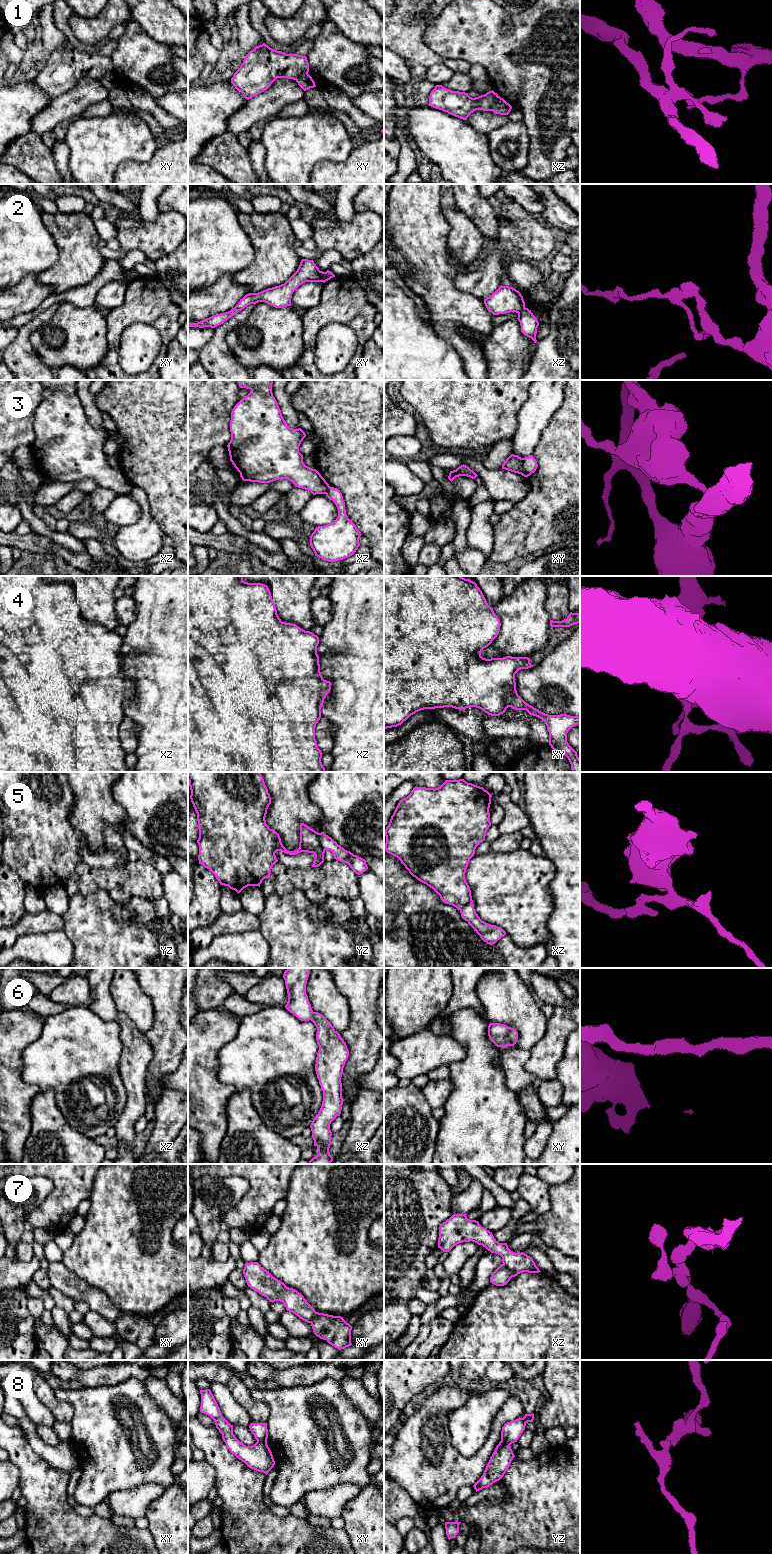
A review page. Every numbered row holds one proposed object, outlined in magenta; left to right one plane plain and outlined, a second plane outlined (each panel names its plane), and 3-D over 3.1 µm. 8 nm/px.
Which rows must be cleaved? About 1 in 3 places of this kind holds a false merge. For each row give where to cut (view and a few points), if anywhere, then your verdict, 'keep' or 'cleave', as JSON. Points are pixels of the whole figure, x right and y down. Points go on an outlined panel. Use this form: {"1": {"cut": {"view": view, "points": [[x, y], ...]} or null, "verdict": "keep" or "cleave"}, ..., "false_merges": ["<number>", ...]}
{"1": {"cut": {"view": "xz", "points": [[499, 96], [497, 106], [492, 110]]}, "verdict": "cleave"}, "2": {"cut": {"view": "xy", "points": [[324, 272], [325, 281]]}, "verdict": "cleave"}, "3": {"cut": {"view": "xy", "points": [[523, 458], [519, 473]]}, "verdict": "cleave"}, "4": {"cut": null, "verdict": "keep"}, "5": {"cut": {"view": "yz", "points": [[317, 833], [320, 845], [324, 850]]}, "verdict": "cleave"}, "6": {"cut": null, "verdict": "keep"}, "7": {"cut": {"view": "xz", "points": [[503, 1263], [512, 1276]]}, "verdict": "cleave"}, "8": {"cut": {"view": "xy", "points": [[257, 1440], [266, 1443]]}, "verdict": "cleave"}, "false_merges": ["1", "2", "3", "5", "7", "8"]}

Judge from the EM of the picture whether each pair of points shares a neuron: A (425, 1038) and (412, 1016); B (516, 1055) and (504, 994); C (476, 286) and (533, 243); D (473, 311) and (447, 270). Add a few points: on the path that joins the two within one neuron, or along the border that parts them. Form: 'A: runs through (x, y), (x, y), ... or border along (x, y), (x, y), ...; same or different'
A: border along (426, 1029), (399, 1039); different
B: border along (513, 1046), (529, 1051); different
C: runs through (490, 271), (495, 263), (515, 243), (518, 243); same
D: runs through (462, 302), (447, 287), (447, 281); same

